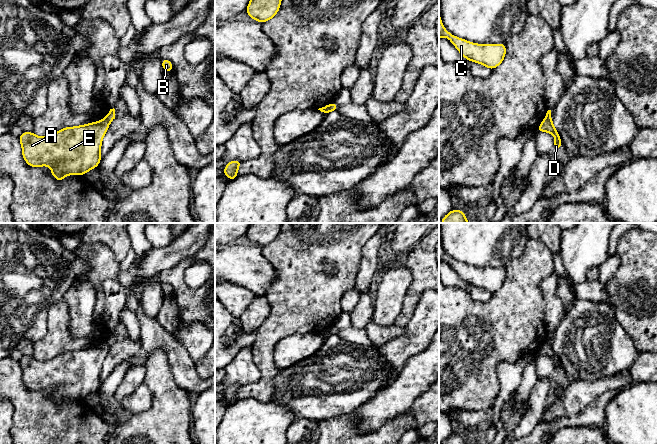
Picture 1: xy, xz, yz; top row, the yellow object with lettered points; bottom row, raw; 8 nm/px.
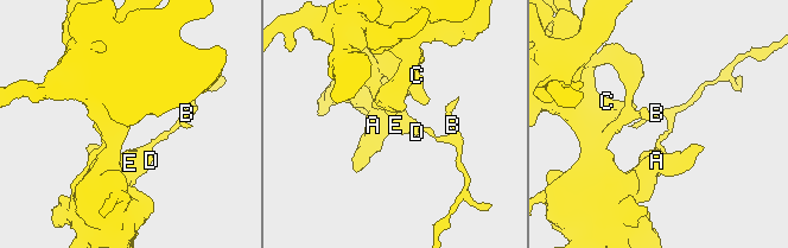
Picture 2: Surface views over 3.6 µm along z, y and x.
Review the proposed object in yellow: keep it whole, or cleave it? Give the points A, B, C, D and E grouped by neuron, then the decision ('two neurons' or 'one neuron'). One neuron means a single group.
A B C D E | one neuron

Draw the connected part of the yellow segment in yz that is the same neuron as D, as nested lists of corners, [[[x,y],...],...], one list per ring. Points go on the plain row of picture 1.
[[[548,334],[543,346],[537,352],[538,356],[548,356],[555,361],[553,373],[560,373],[563,371],[561,361],[557,354],[555,353],[552,343],[551,334]]]

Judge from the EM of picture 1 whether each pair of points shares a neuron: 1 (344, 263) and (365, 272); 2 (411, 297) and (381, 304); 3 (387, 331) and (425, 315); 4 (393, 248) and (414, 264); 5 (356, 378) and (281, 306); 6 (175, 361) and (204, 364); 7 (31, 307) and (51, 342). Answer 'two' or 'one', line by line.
1: two
2: two
3: two
4: two
5: two
6: two
7: two

